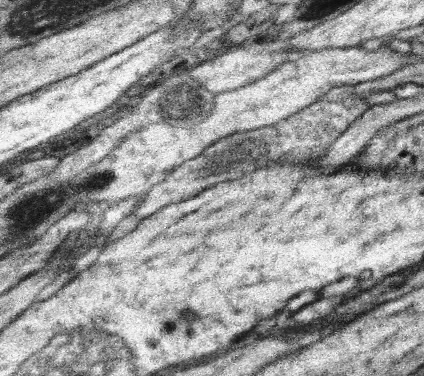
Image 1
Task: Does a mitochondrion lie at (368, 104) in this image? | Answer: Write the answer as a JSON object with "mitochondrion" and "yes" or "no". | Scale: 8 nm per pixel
{"mitochondrion":"no"}

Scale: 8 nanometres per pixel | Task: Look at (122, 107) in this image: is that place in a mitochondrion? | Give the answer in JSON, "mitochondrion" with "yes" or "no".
{"mitochondrion":"no"}

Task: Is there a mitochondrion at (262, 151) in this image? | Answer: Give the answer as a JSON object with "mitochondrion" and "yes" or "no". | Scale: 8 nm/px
{"mitochondrion":"yes"}

